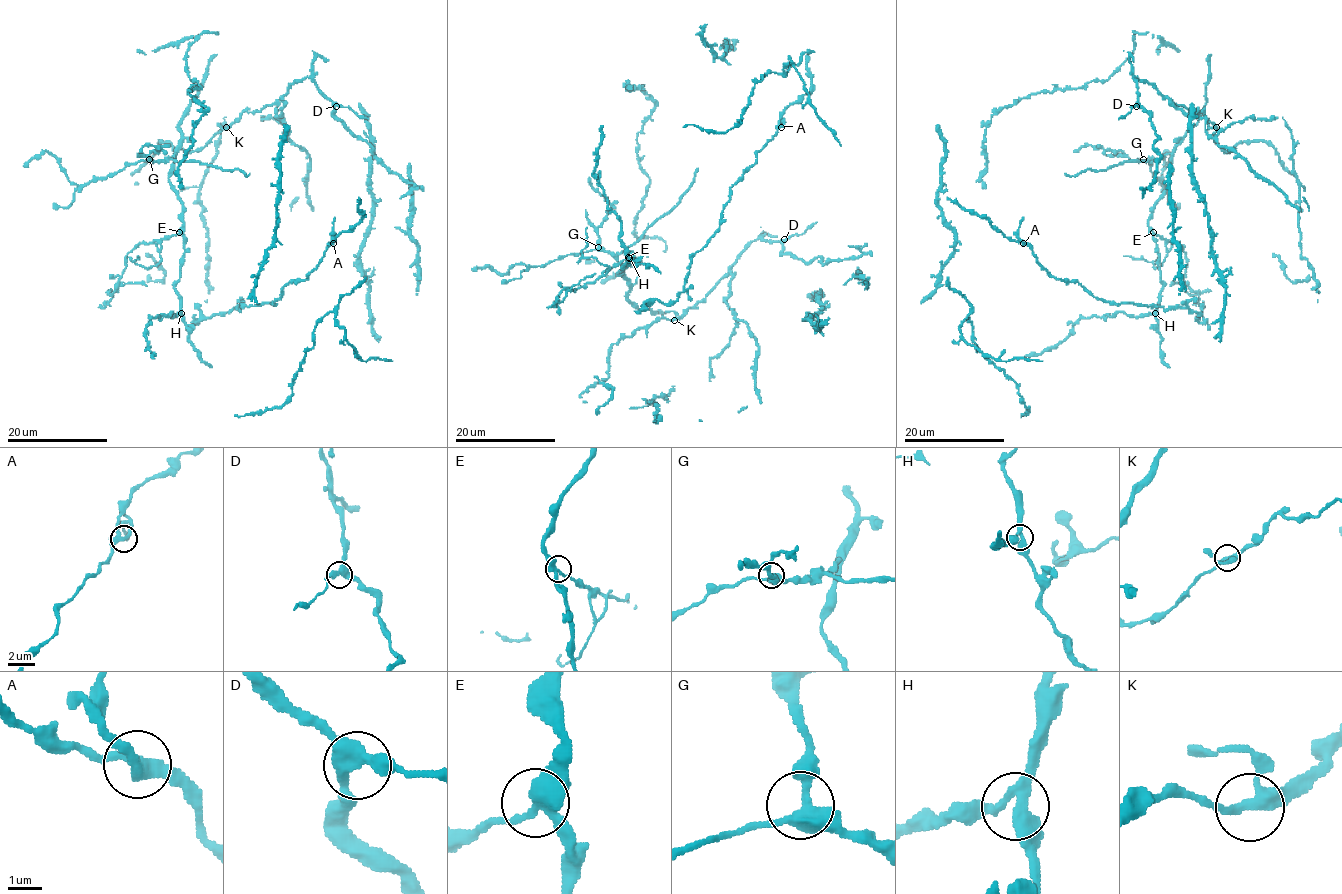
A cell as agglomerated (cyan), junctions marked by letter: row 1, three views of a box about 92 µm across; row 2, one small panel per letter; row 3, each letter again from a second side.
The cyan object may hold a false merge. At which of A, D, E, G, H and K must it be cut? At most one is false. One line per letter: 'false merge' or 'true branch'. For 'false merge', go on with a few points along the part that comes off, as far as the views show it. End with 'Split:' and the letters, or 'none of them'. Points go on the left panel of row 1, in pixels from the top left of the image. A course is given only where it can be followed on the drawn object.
A: false merge; course (333, 243), (335, 217)
D: true branch
E: true branch
G: true branch
H: true branch
K: true branch
Split: A

